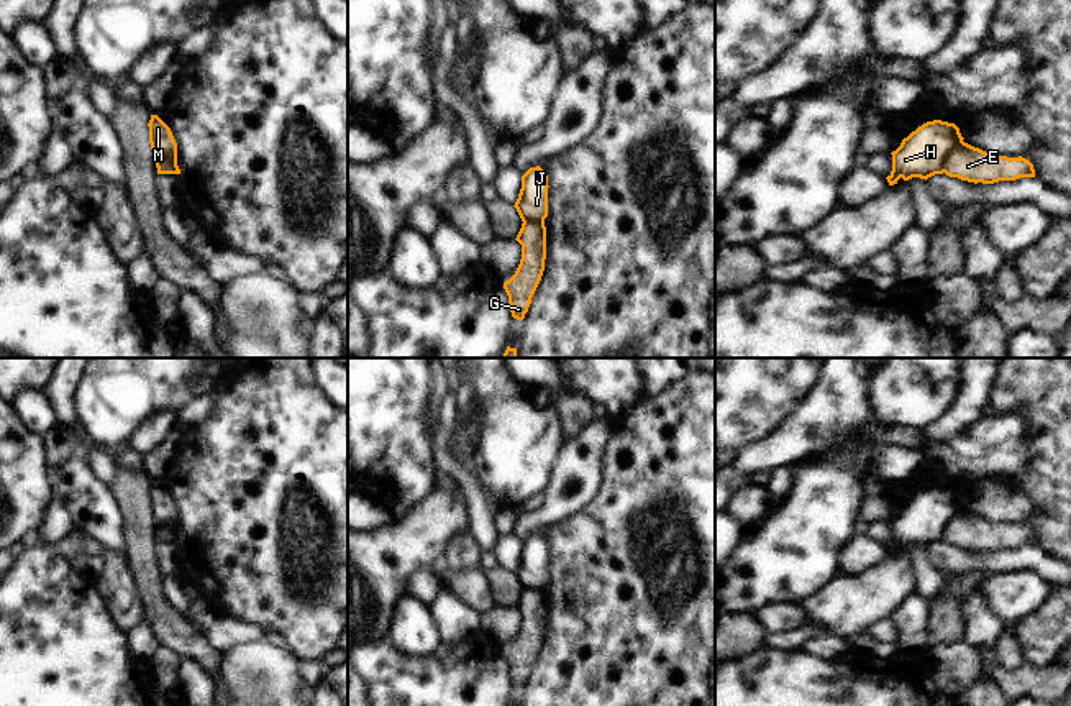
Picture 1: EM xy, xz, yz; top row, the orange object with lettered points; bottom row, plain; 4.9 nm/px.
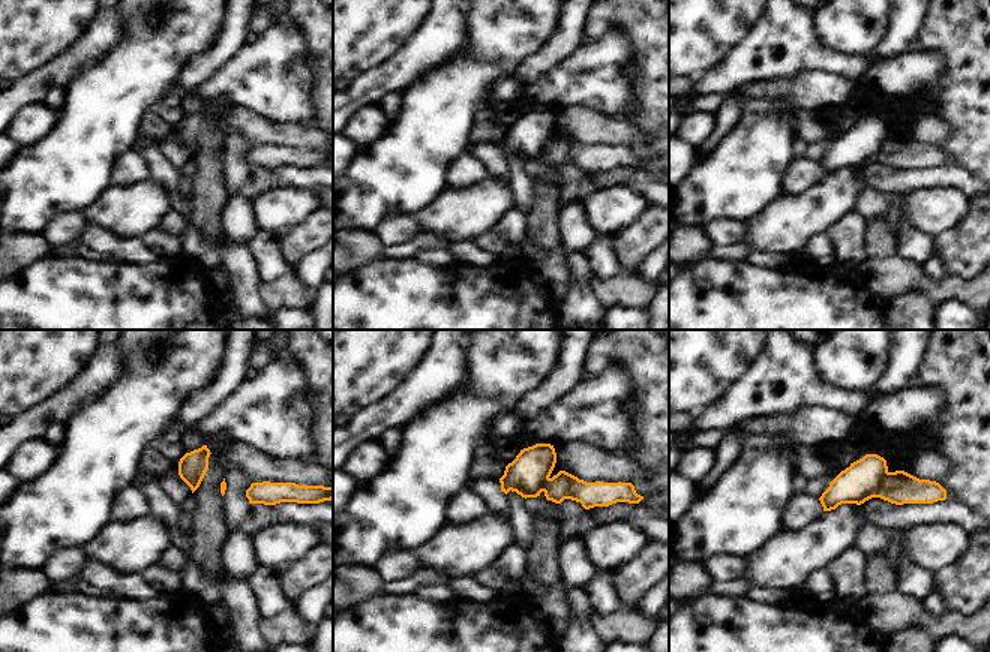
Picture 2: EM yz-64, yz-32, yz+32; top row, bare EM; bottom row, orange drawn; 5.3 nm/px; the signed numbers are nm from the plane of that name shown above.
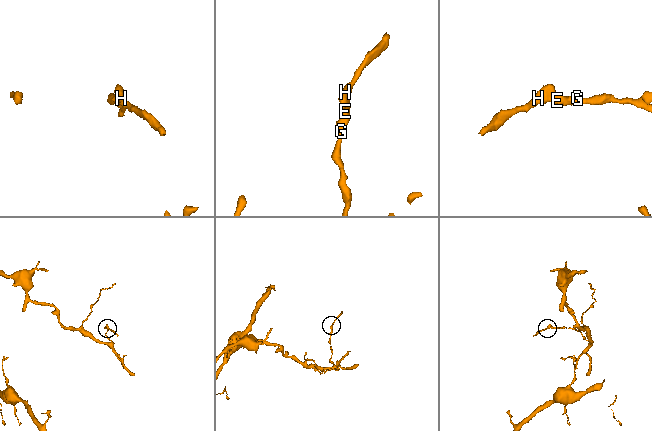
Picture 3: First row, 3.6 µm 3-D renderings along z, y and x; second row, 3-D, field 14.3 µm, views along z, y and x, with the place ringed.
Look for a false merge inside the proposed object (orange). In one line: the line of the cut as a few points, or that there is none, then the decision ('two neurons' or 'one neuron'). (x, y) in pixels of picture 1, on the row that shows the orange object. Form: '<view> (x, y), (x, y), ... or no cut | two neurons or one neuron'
yz (961, 140), (945, 160), (943, 171) | two neurons

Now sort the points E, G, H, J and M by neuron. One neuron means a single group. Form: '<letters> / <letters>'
E G / H J M

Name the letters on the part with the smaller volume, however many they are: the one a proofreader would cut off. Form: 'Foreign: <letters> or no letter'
Foreign: H, J, M

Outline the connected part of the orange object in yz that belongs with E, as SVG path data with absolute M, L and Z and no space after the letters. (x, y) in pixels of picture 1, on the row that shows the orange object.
M961 141L945 159L945 174L974 184L994 184L999 181L1035 177L1035 169L1033 164L1022 156L992 156Z

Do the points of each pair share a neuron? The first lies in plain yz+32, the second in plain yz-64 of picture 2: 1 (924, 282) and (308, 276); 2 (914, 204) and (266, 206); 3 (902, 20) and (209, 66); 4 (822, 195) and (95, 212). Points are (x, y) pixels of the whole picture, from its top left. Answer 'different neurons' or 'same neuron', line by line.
1: different neurons
2: same neuron
3: same neuron
4: same neuron

